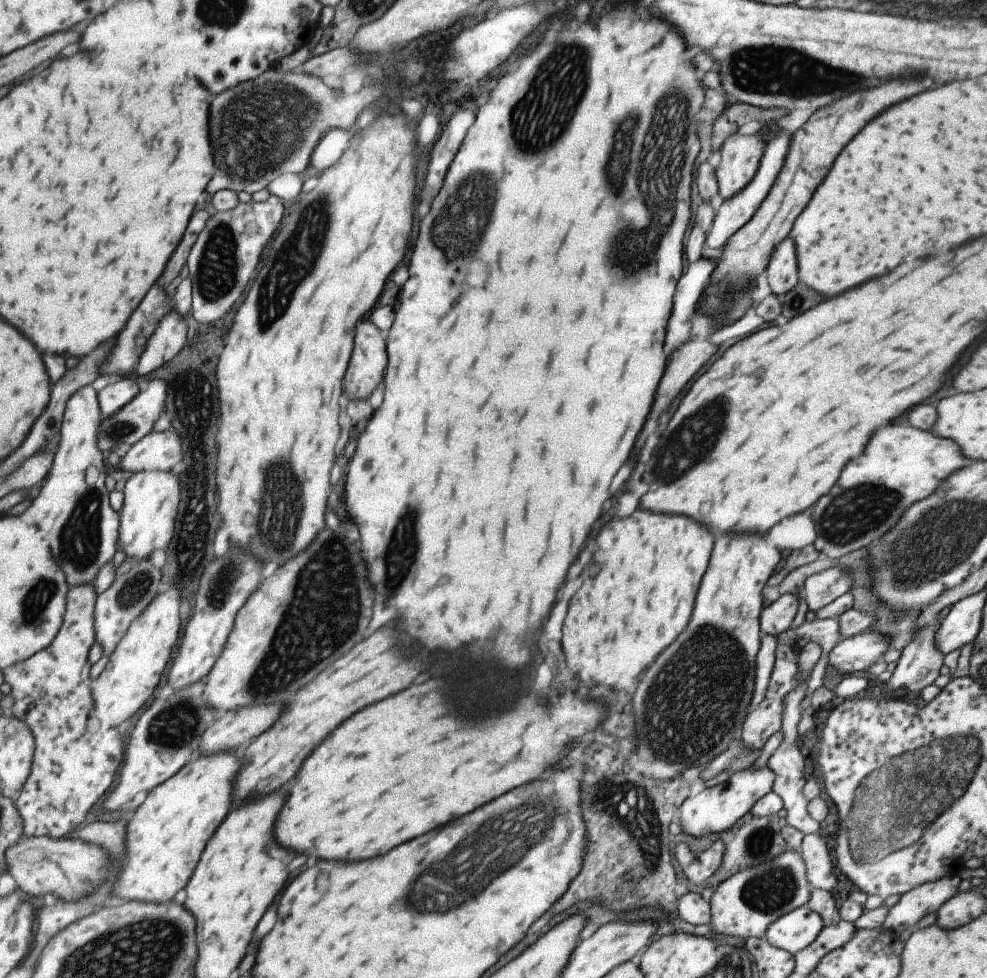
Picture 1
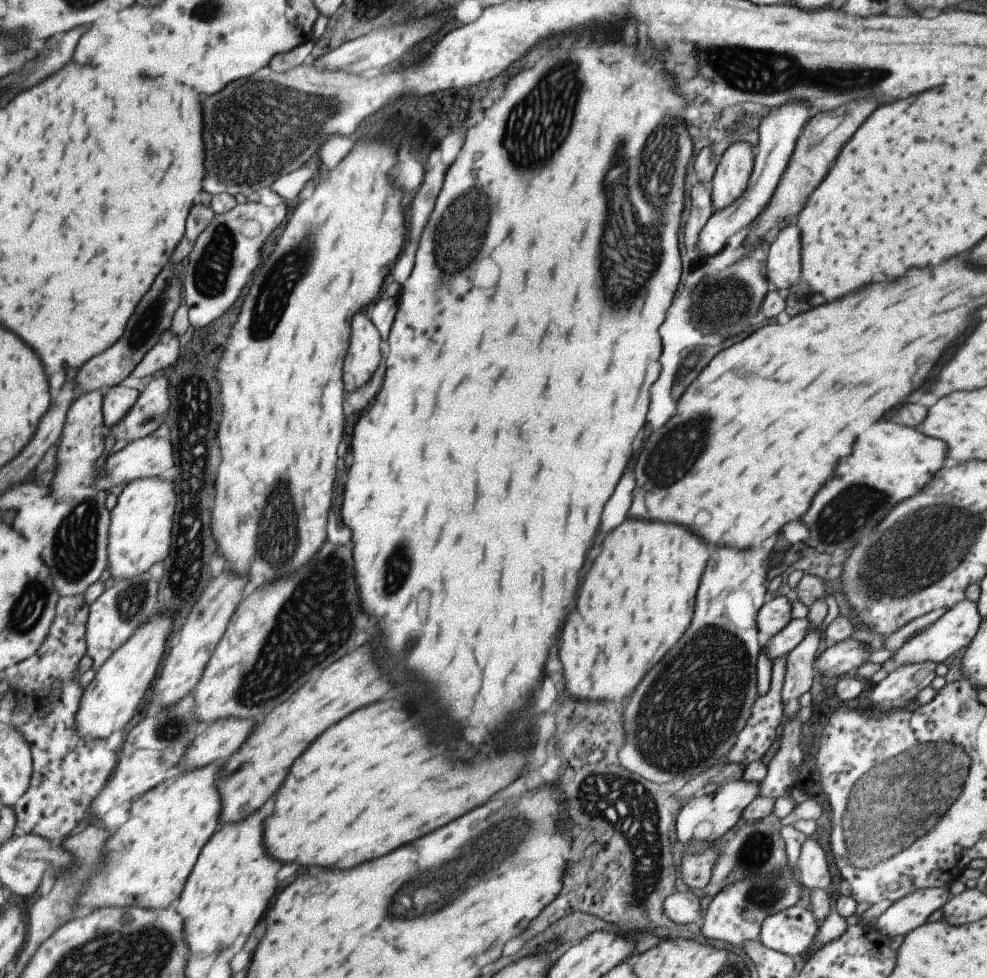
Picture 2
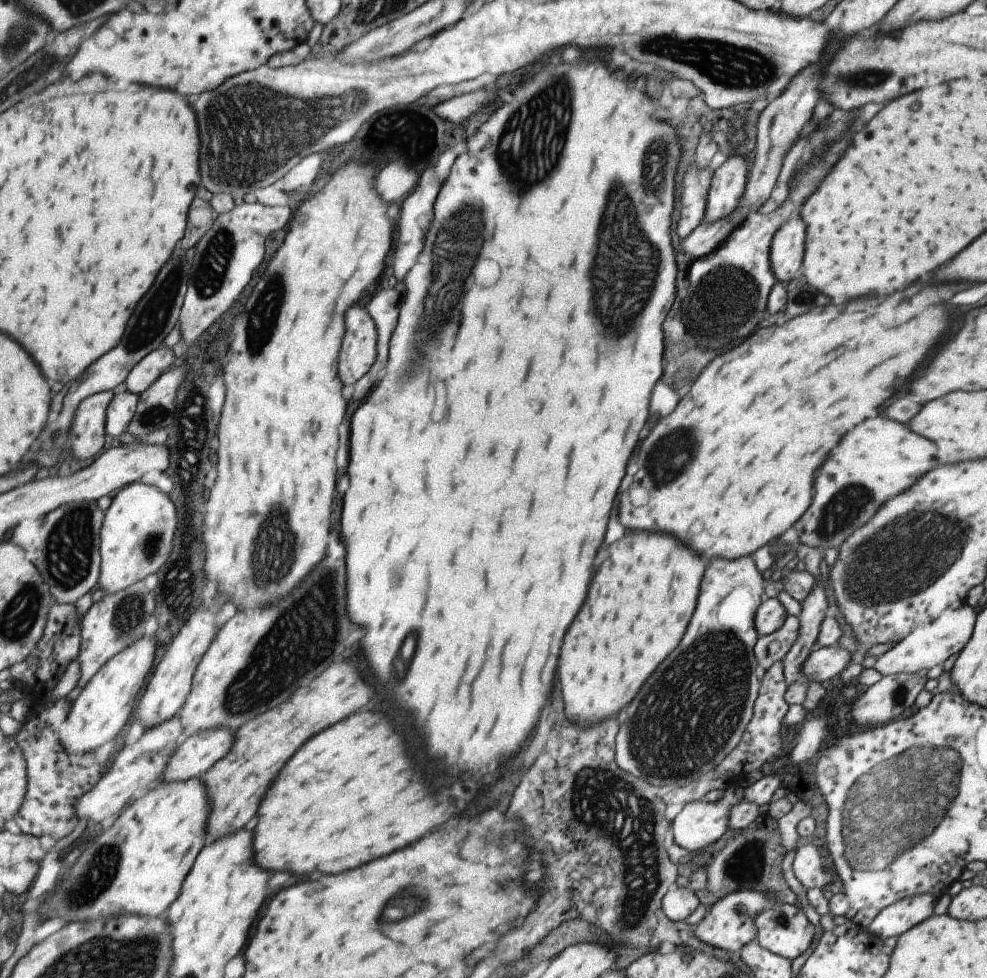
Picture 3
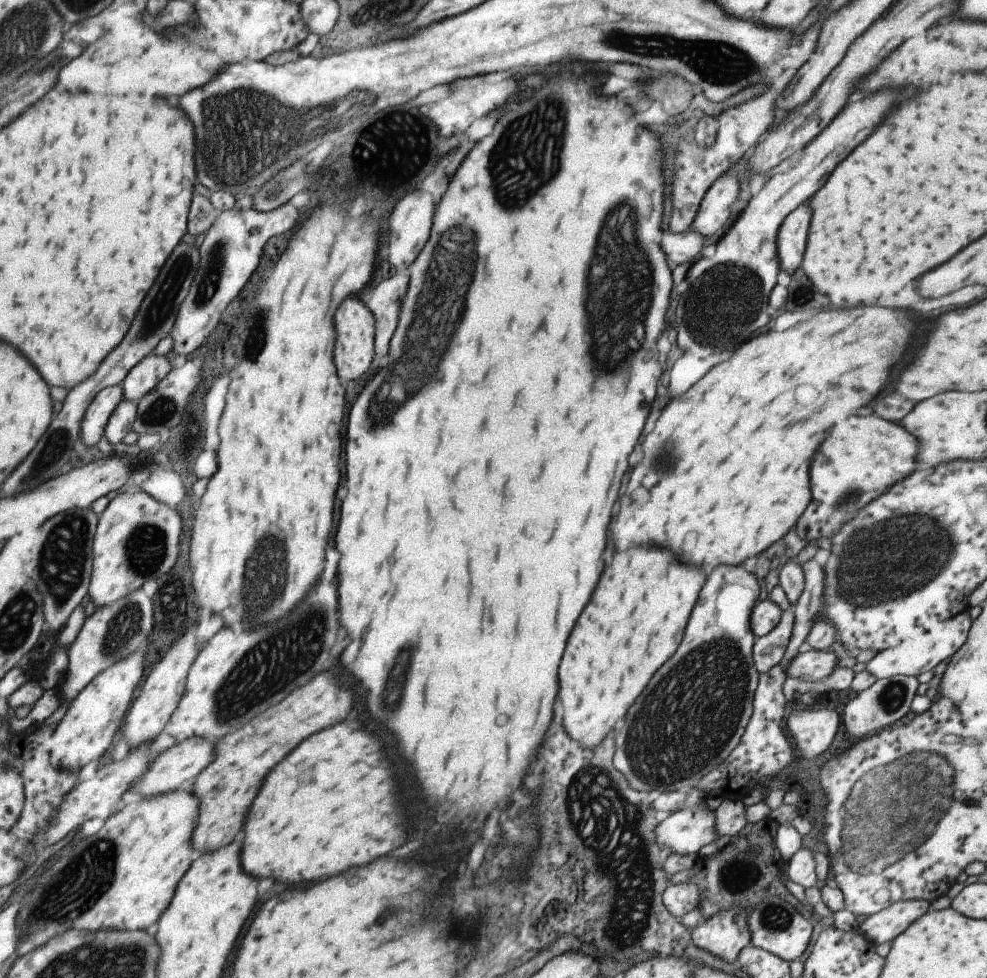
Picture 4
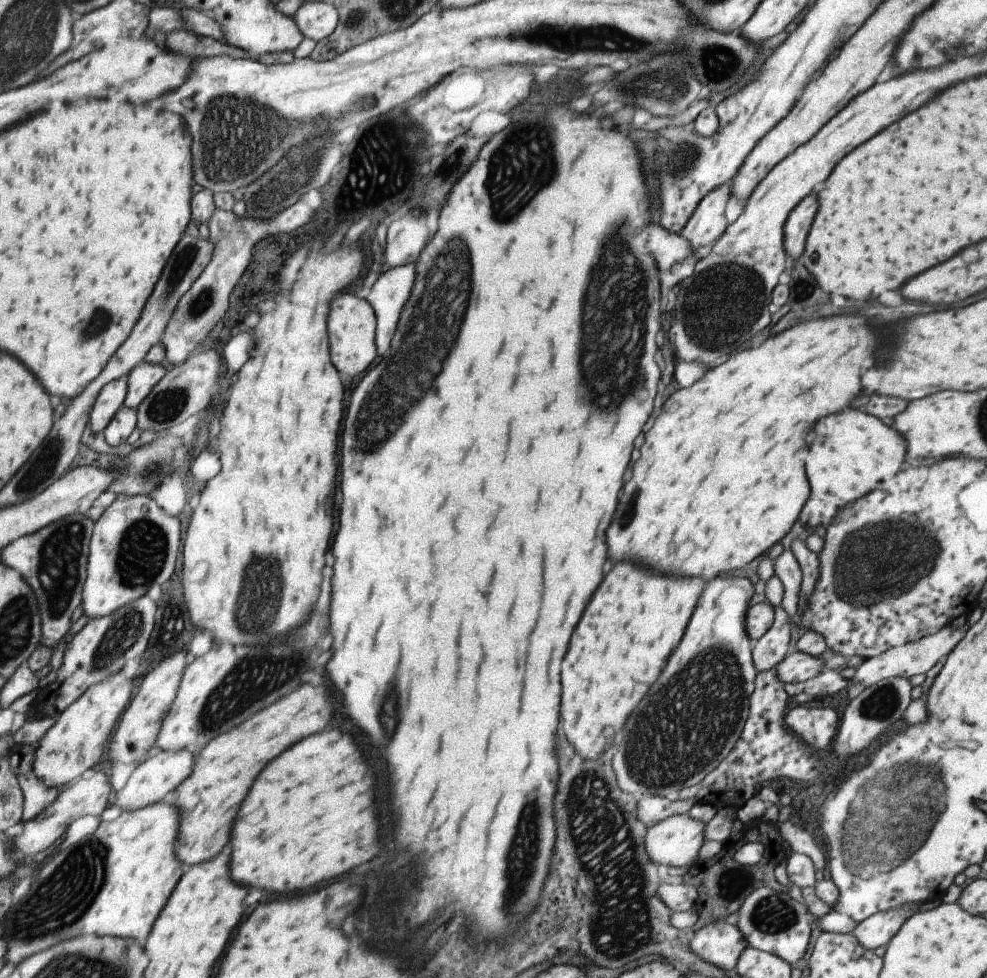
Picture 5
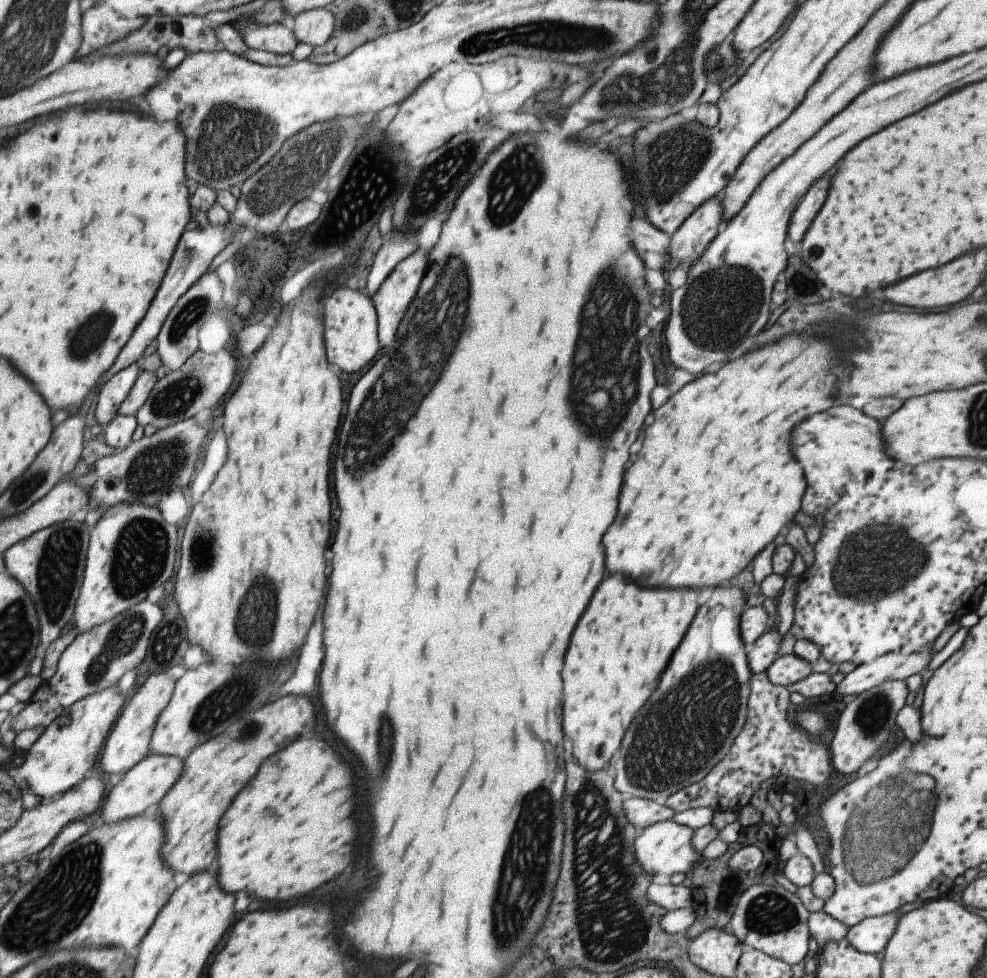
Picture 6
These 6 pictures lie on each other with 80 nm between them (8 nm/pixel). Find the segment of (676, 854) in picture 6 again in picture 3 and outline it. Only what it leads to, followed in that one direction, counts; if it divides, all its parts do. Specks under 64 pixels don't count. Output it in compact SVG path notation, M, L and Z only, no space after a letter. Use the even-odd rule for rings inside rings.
M736 786L726 787L722 796L714 802L706 802L702 798L698 801L688 802L683 806L681 811L671 819L670 830L672 832L671 841L681 848L688 851L703 848L713 844L718 840L728 828L728 814L733 805L742 800L744 789Z

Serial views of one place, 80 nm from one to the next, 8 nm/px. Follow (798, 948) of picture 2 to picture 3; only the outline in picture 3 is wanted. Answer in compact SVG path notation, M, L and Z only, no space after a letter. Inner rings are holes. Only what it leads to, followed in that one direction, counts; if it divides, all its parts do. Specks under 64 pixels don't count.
M776 902L754 918L756 938L762 949L790 961L811 944L813 924L808 913L794 905Z

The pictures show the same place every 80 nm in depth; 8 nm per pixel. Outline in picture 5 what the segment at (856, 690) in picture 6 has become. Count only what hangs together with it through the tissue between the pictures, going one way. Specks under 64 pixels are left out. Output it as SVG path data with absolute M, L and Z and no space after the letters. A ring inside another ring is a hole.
M950 625L943 626L929 636L919 638L917 642L907 642L906 645L897 646L881 652L878 656L865 659L861 666L857 667L855 673L849 680L849 684L862 684L863 686L873 686L883 679L891 677L911 678L917 674L924 674L929 670L939 658L945 658L955 644L963 638L967 625L961 628L951 628Z

